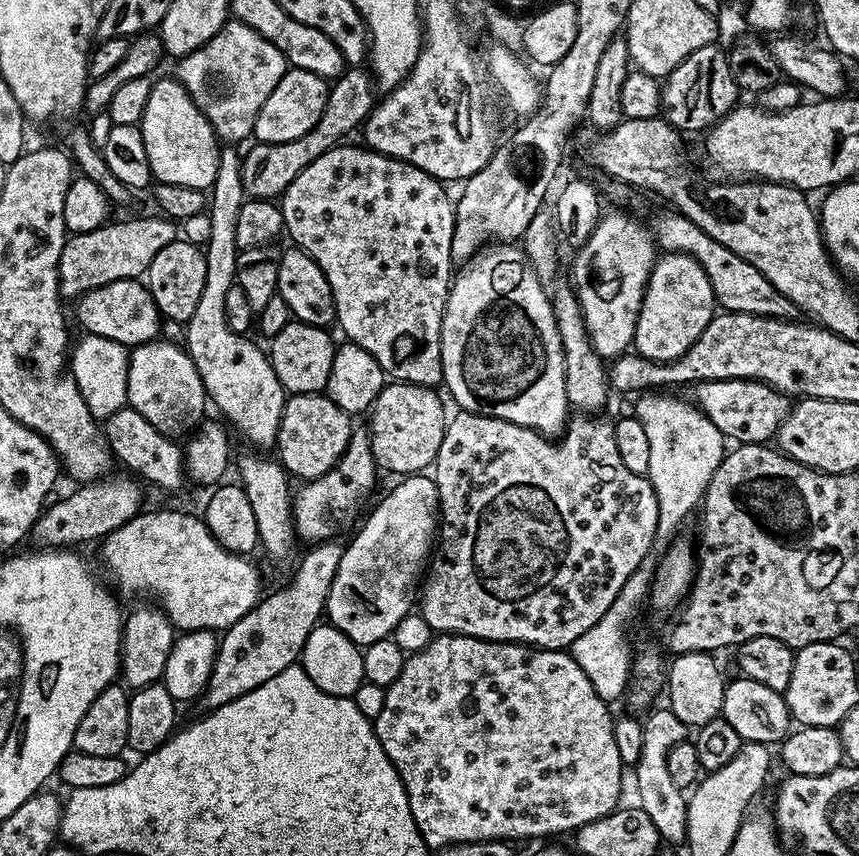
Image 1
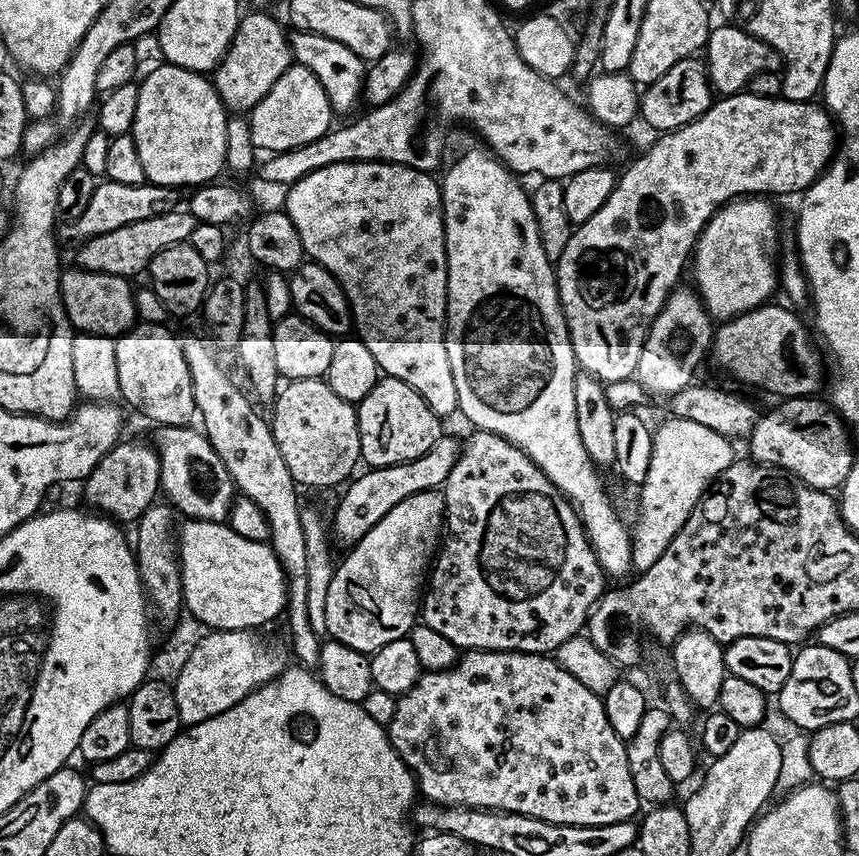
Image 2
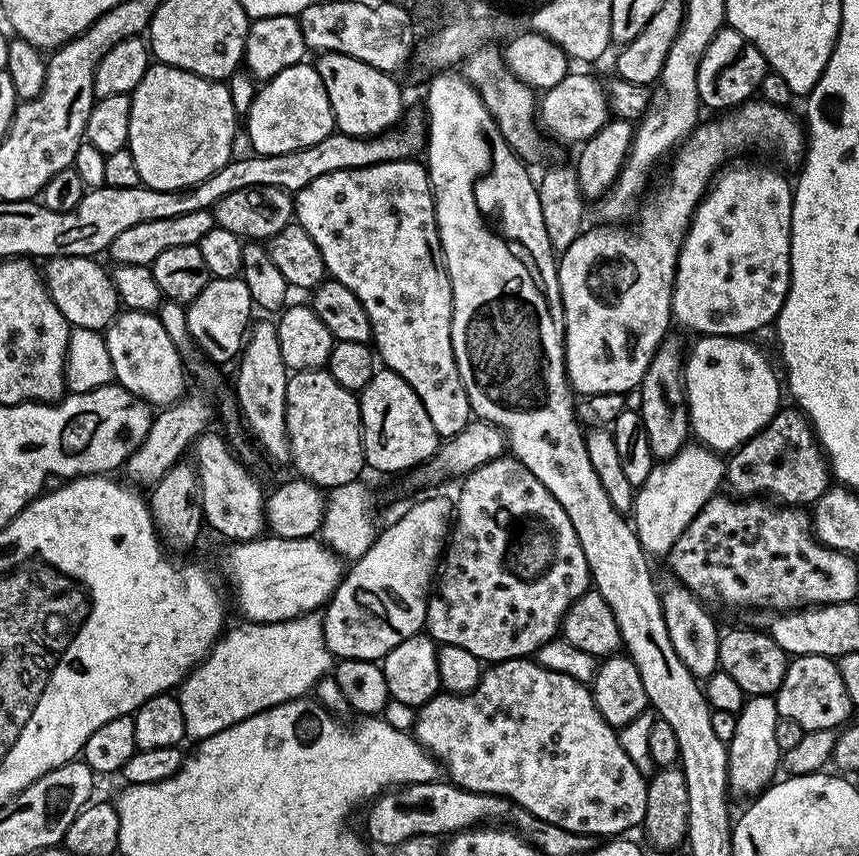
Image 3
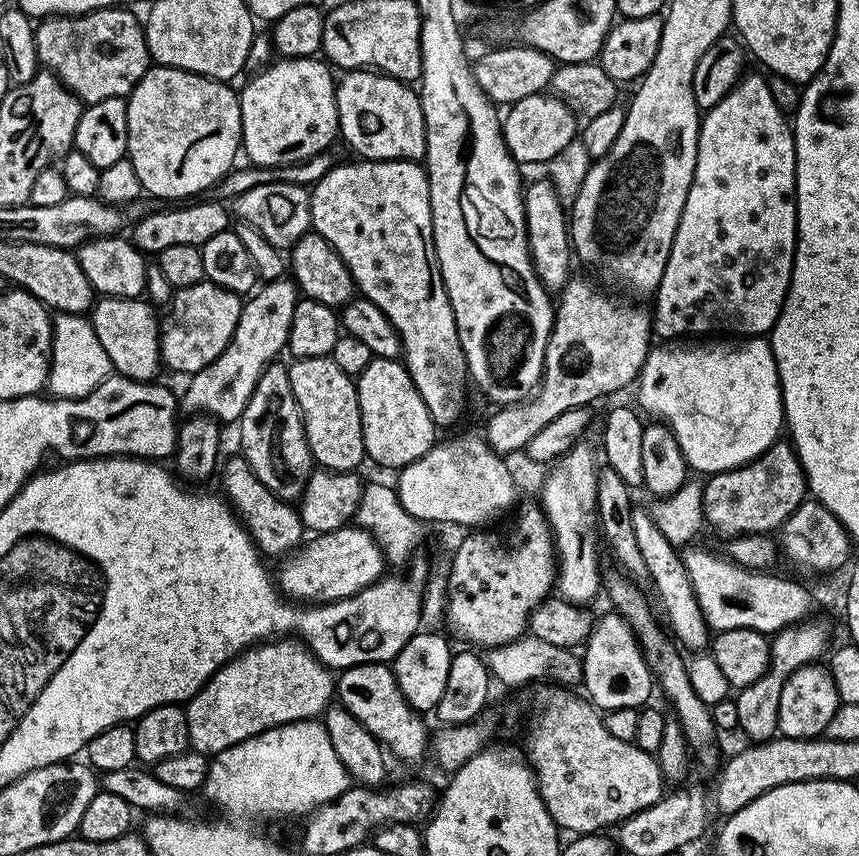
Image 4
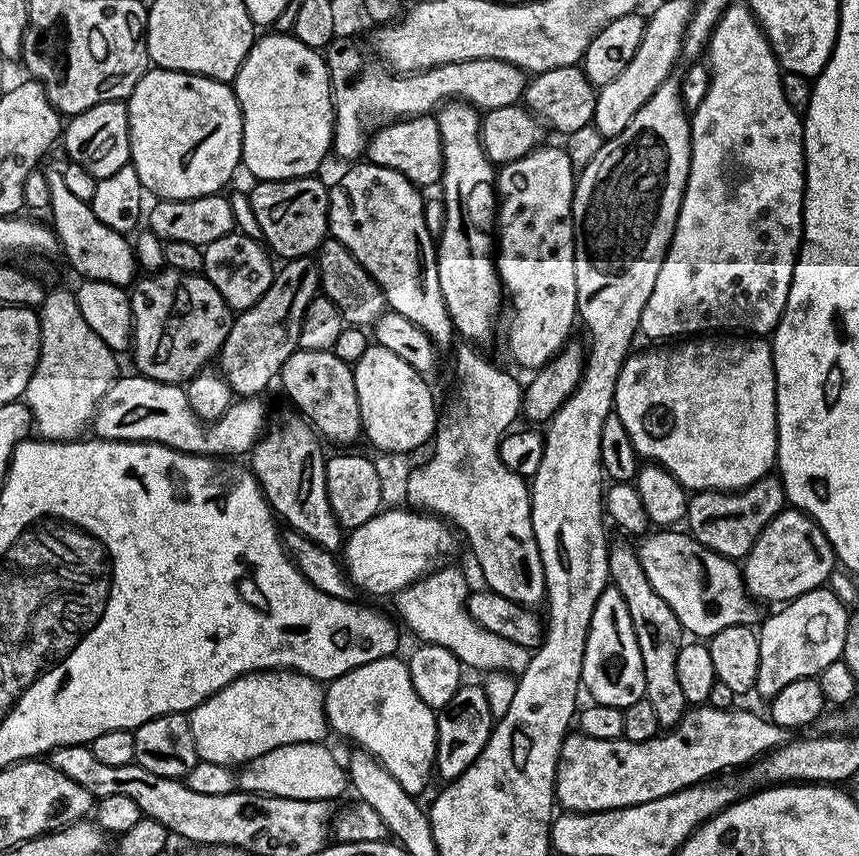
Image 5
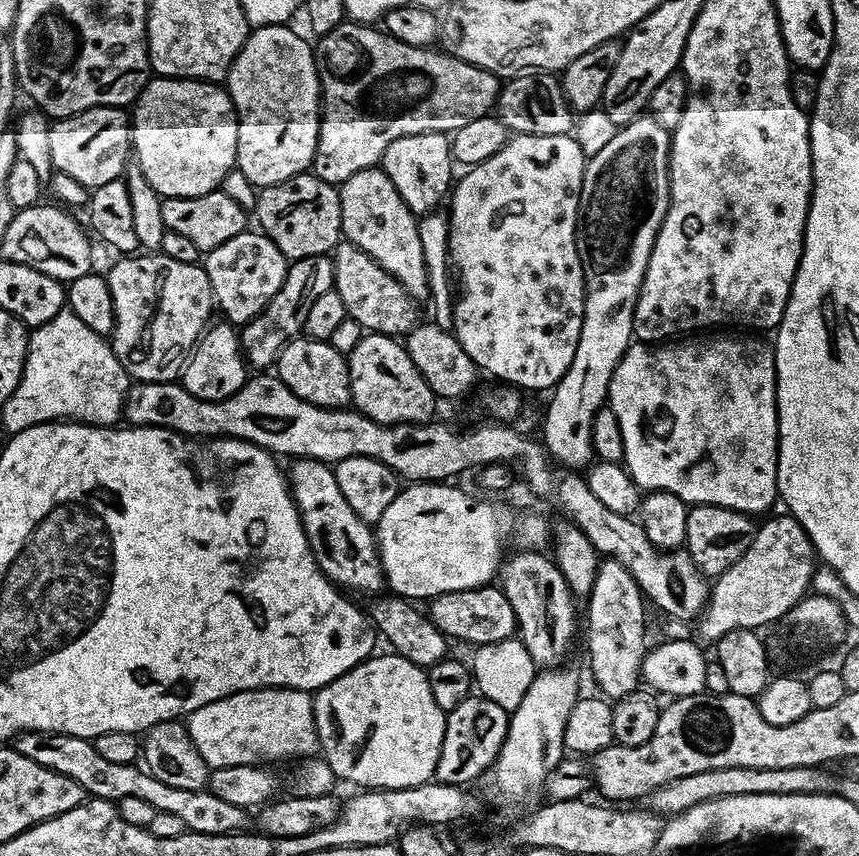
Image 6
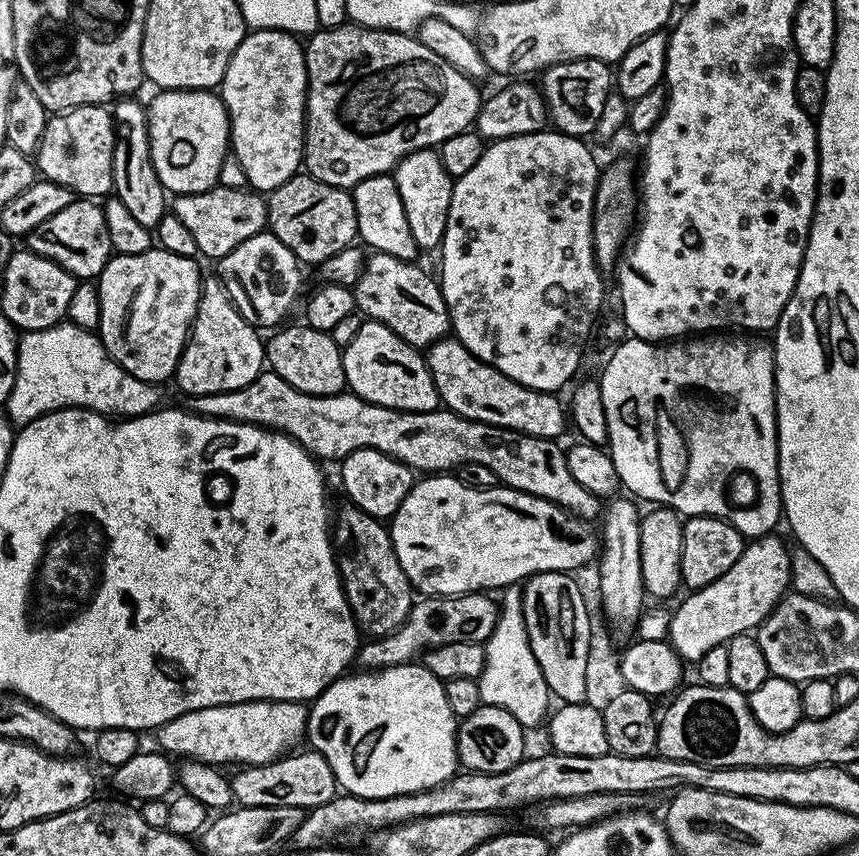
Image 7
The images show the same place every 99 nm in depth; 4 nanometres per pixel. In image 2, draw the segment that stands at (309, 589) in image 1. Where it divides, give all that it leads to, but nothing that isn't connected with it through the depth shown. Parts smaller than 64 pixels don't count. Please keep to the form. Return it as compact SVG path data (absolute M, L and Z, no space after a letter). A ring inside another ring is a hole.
M448 436L441 438L430 450L410 463L395 464L390 467L367 469L360 476L357 475L346 487L336 514L334 528L344 540L351 541L356 537L364 537L390 509L398 502L418 492L426 492L441 487L459 460L460 444Z

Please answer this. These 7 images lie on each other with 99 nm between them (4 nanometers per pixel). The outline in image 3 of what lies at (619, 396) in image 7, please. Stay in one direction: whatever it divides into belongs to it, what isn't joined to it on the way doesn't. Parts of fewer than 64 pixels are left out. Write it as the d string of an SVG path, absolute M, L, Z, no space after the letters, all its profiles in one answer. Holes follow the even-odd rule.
M701 335L700 340L693 346L689 352L686 352L686 359L682 364L682 379L684 382L684 394L686 397L686 403L688 406L688 423L690 425L690 432L693 437L699 443L703 444L705 448L717 453L717 454L731 454L736 451L740 445L746 443L751 436L758 434L762 431L767 424L770 423L776 417L777 412L782 407L782 401L780 401L780 388L782 392L782 380L776 377L776 372L772 369L772 364L751 344L751 339L741 338L739 336L706 336Z

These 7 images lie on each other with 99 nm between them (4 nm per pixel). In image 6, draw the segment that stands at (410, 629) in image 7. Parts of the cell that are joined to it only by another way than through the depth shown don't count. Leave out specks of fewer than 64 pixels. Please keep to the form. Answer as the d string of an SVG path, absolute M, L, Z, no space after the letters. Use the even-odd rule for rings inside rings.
M499 586L447 592L435 597L427 605L426 612L438 631L453 641L465 640L471 646L511 640L518 632L514 609Z

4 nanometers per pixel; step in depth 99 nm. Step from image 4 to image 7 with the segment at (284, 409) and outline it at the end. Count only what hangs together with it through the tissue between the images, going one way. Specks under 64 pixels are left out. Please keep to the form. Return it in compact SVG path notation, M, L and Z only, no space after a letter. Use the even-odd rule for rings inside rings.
M348 502L337 516L335 513L330 535L340 571L340 584L352 617L356 619L357 629L368 638L396 632L410 614L414 589L406 578L406 570L402 570L402 562L398 562L398 554L394 554L391 531L381 521Z

